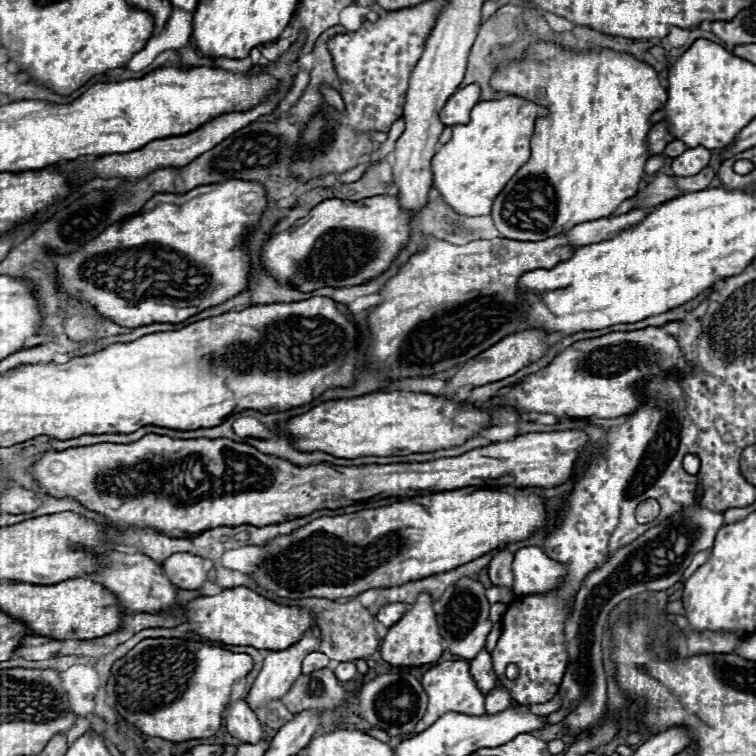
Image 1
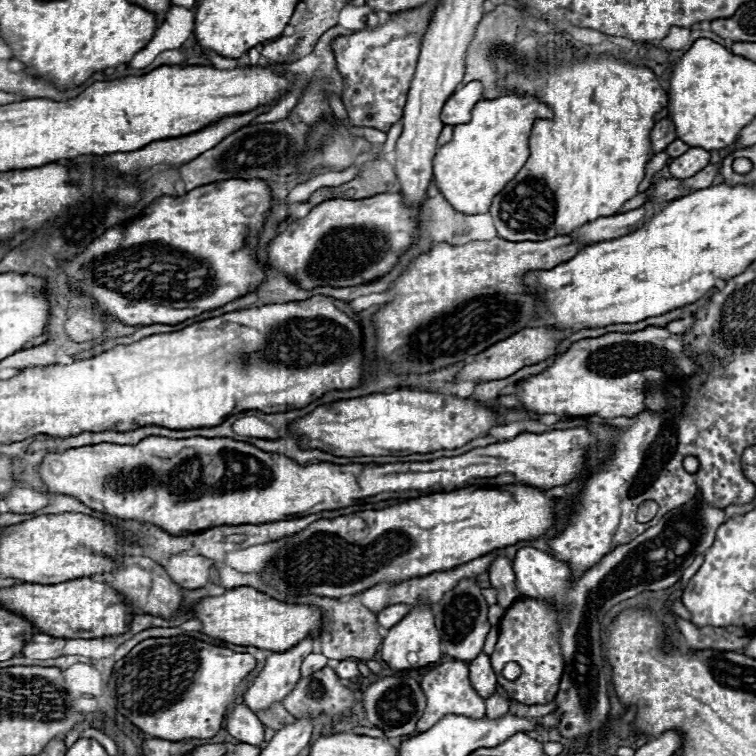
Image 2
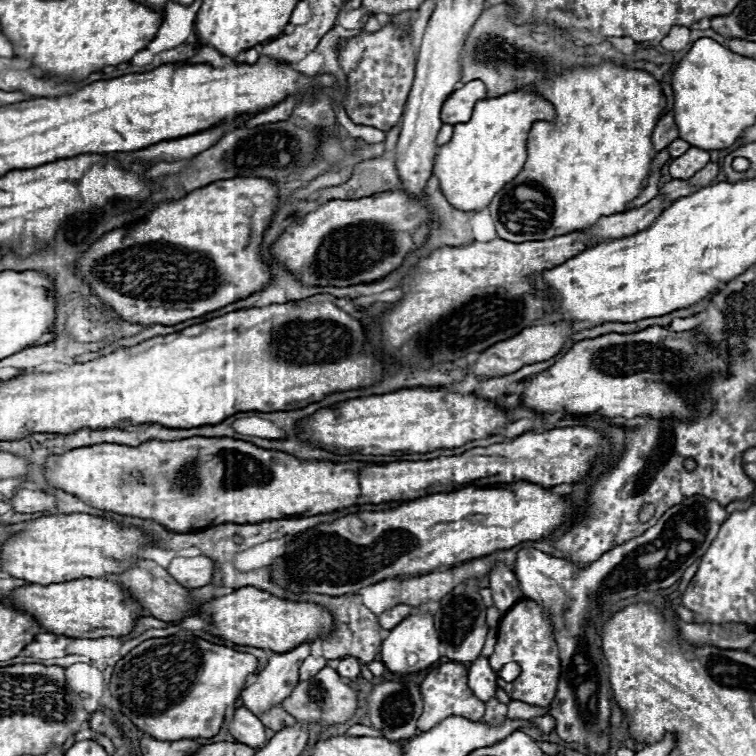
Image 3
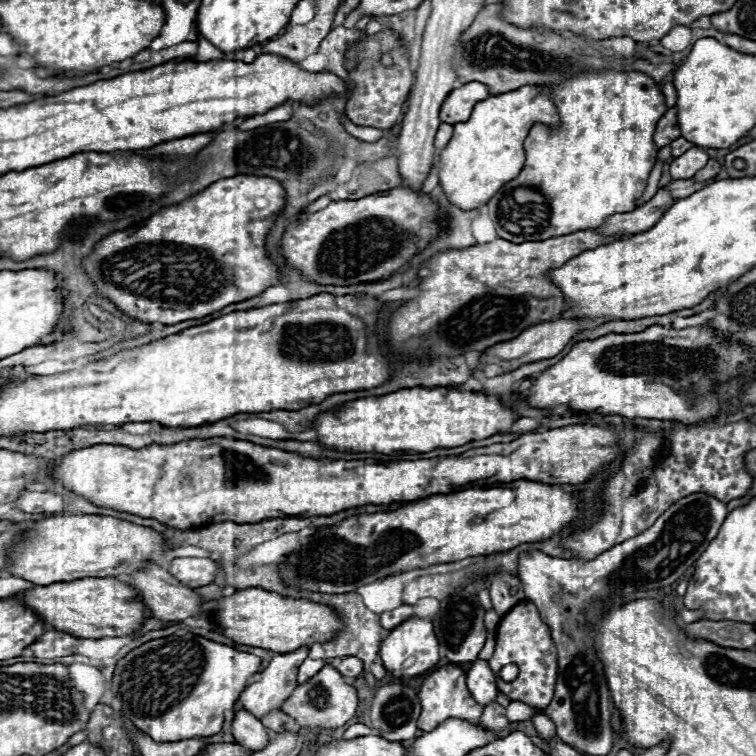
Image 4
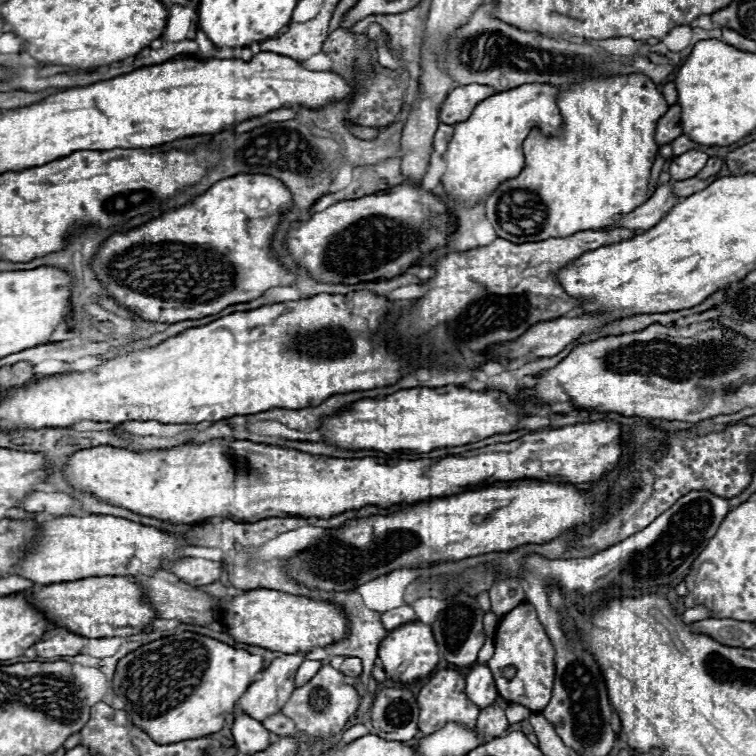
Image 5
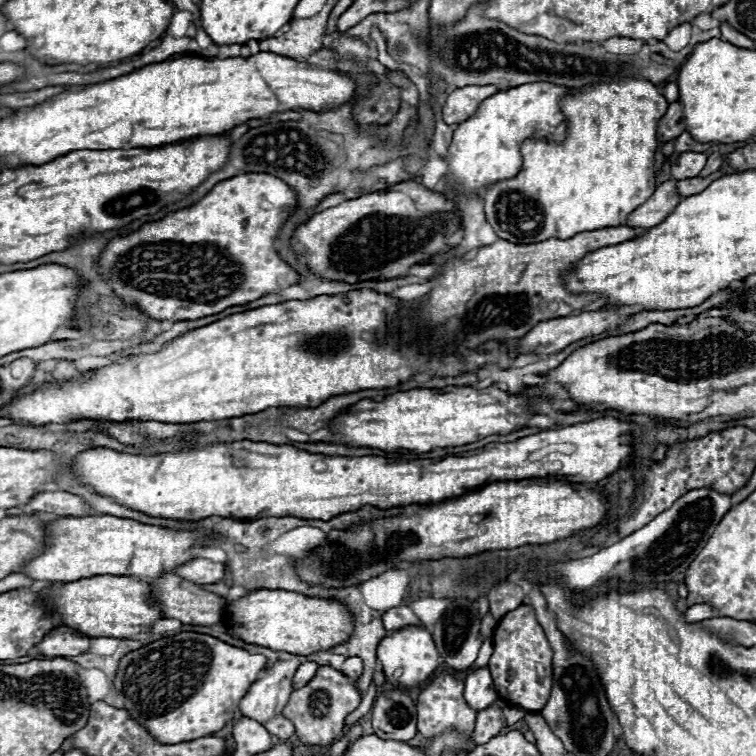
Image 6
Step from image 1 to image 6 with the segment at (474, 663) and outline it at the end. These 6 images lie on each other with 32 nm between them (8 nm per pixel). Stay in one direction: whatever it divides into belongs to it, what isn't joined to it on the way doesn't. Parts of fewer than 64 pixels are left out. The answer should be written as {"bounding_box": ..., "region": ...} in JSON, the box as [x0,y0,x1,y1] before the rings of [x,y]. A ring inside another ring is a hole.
{"bounding_box":[464,666,498,710],"region":[[[486,666],[482,668],[474,668],[468,676],[466,676],[466,688],[464,688],[464,698],[466,702],[476,708],[476,710],[484,710],[488,706],[494,704],[494,700],[498,698],[496,690],[494,690],[494,682],[490,676],[490,670]]]}

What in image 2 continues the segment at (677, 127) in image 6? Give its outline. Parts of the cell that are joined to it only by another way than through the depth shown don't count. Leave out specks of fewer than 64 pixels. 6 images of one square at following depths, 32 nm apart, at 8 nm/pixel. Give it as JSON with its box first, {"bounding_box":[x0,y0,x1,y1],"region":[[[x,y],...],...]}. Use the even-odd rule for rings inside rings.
{"bounding_box":[650,118,676,154],"region":[[[668,118],[654,124],[654,128],[650,132],[650,144],[652,144],[654,154],[662,152],[674,140],[676,140],[676,132],[674,132],[674,126],[672,126],[672,122]]]}

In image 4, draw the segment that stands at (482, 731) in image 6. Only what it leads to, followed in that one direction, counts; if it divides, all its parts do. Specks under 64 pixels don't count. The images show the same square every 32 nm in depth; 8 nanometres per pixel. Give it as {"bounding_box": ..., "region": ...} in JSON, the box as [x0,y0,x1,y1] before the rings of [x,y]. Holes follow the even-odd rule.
{"bounding_box":[480,702,508,730],"region":[[[490,702],[490,704],[484,706],[480,726],[488,728],[488,730],[502,730],[508,724],[508,718],[504,714],[506,714],[504,706],[500,706],[498,702]]]}

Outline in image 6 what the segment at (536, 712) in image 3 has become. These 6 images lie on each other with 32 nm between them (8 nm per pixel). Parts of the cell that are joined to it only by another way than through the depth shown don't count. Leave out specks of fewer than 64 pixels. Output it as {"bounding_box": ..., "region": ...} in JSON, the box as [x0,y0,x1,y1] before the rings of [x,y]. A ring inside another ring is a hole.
{"bounding_box":[502,706,526,724],"region":[[[506,706],[502,710],[502,714],[504,714],[506,724],[516,724],[518,720],[522,720],[522,716],[526,716],[526,708],[522,708],[522,706]]]}

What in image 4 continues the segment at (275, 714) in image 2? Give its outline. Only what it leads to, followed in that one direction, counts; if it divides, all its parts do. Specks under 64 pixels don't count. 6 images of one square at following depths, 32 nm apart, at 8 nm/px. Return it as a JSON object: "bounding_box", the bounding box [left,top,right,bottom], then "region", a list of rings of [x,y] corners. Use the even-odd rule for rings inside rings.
{"bounding_box":[262,708,296,732],"region":[[[280,708],[274,710],[274,712],[268,712],[266,716],[262,716],[262,724],[268,728],[268,730],[274,730],[274,732],[286,732],[286,730],[296,730],[296,722],[294,718],[286,716]]]}

